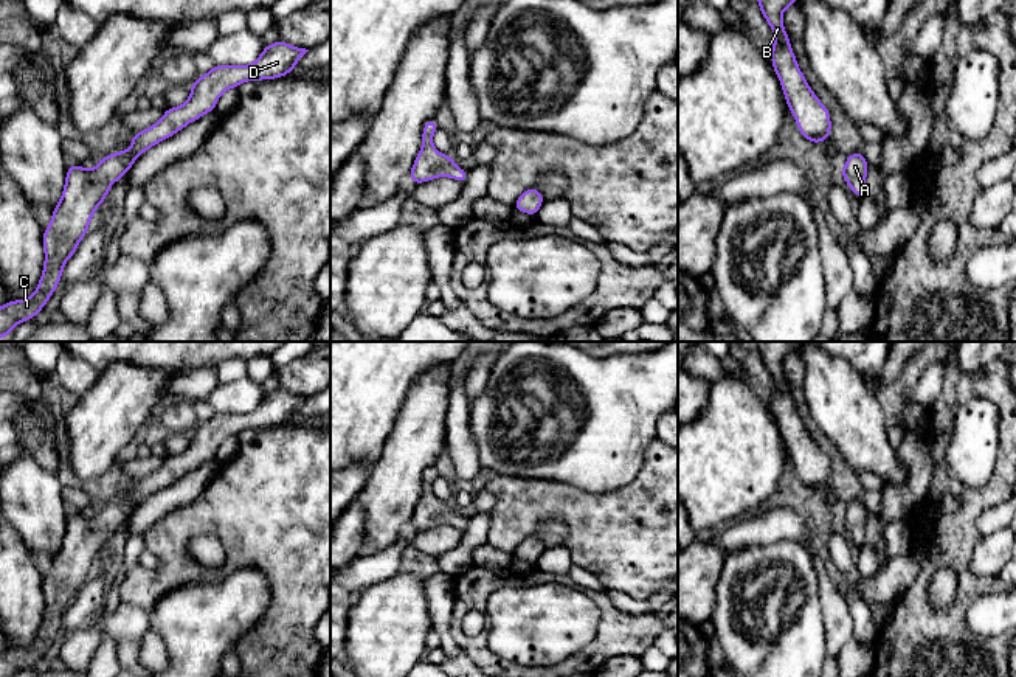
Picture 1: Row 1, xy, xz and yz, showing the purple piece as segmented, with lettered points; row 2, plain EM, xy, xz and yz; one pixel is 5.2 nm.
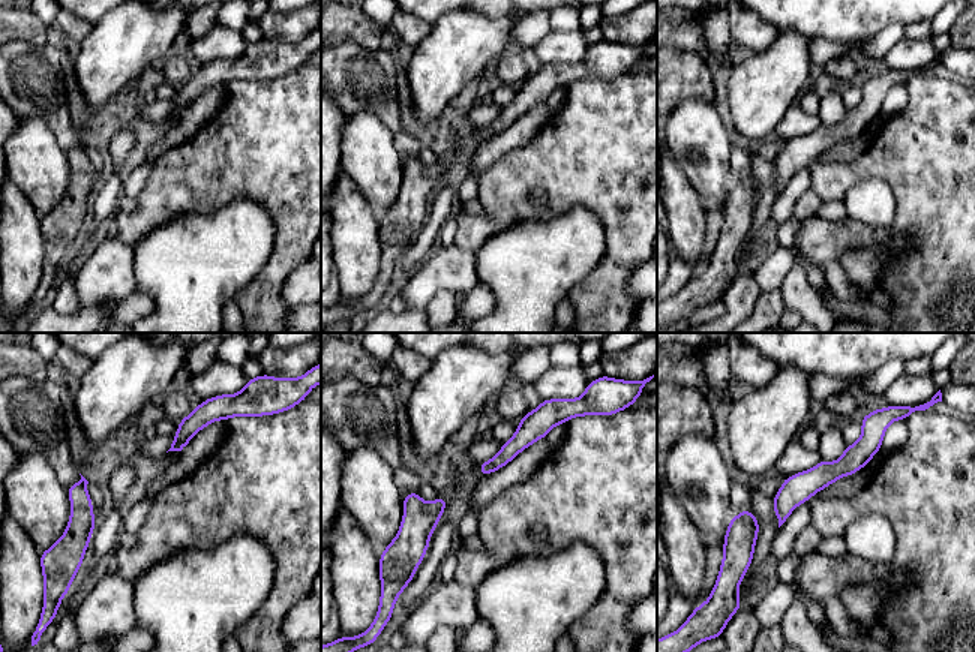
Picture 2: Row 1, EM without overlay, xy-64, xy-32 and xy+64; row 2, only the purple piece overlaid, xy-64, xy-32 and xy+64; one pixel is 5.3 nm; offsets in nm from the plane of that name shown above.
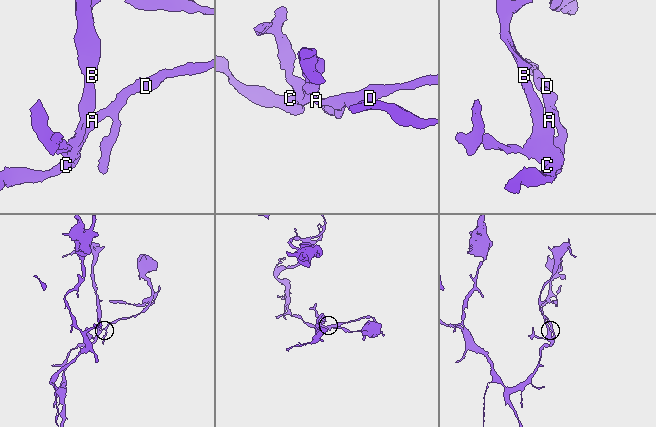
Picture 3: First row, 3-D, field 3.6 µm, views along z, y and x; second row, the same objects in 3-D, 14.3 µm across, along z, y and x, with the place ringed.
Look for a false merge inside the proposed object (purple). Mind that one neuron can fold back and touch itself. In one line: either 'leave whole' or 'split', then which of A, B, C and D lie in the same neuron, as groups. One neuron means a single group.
leave whole | A B C D

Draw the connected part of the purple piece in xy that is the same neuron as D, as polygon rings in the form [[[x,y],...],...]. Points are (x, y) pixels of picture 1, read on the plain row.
[[[278,388],[265,393],[253,411],[214,413],[191,432],[191,443],[185,452],[168,455],[154,474],[135,480],[127,498],[119,497],[101,505],[99,511],[90,519],[84,517],[82,512],[68,512],[60,548],[53,556],[53,565],[43,578],[45,609],[39,632],[29,646],[6,649],[0,654],[0,677],[14,677],[43,657],[64,624],[64,613],[88,581],[92,564],[105,548],[110,534],[130,519],[141,502],[175,483],[189,470],[216,458],[216,452],[225,438],[237,436],[247,429],[289,424],[307,399]]]

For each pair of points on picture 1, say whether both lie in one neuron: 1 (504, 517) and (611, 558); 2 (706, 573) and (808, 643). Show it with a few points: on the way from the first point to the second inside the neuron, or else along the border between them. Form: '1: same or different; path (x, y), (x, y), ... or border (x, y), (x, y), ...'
1: same; path (531, 508), (563, 508), (587, 531)
2: different; border (732, 550), (725, 561), (709, 617)

